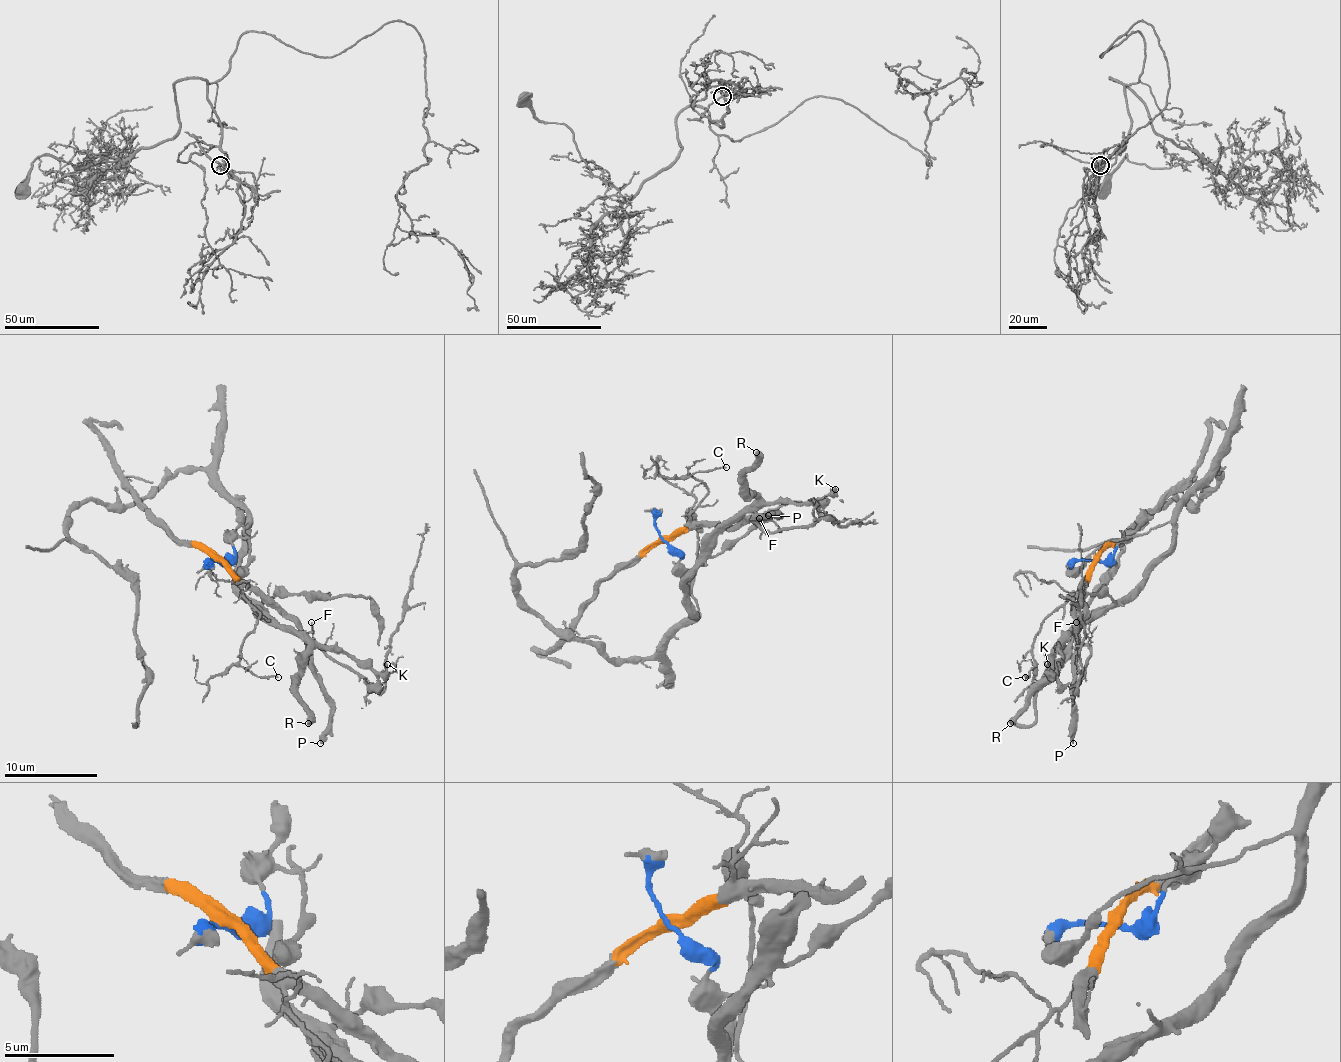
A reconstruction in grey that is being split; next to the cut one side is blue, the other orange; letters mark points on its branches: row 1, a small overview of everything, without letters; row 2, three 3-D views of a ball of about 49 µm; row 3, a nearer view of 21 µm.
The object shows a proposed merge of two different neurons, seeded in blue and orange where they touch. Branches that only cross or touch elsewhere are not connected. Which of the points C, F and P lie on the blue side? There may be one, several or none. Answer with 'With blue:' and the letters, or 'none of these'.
With blue: none of these

